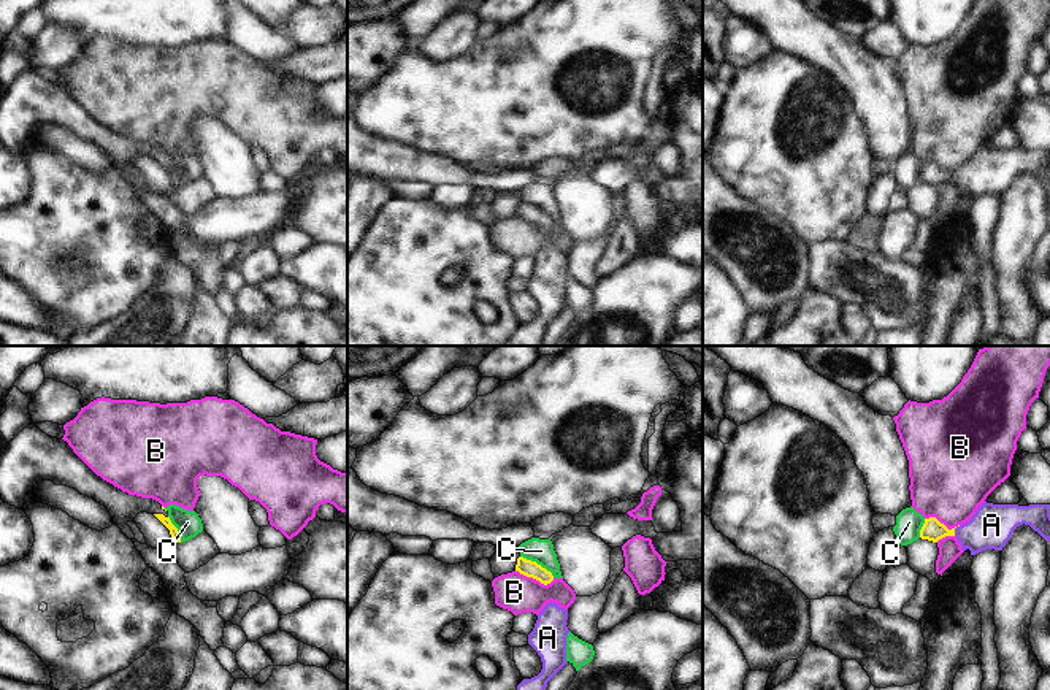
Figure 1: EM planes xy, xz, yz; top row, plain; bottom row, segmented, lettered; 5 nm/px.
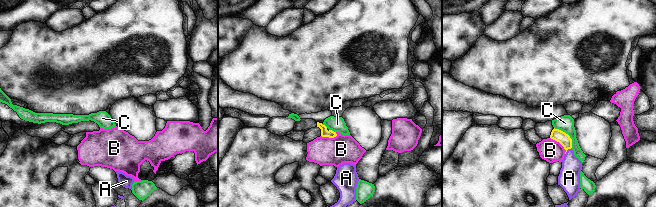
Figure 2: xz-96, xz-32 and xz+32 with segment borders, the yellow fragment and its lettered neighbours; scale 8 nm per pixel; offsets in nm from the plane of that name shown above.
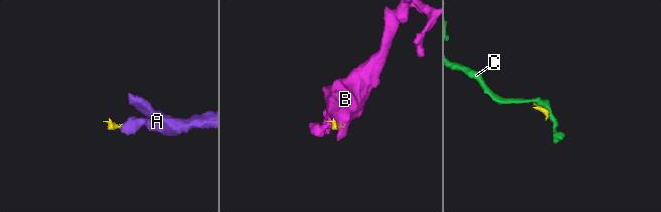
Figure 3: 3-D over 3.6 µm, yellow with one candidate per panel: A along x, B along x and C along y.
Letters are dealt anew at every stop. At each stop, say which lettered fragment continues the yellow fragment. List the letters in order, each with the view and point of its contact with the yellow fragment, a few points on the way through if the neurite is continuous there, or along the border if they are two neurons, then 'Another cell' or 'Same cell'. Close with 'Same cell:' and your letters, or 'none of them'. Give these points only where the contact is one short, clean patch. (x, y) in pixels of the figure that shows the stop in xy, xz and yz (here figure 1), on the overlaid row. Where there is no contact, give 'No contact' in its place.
A: Touches yellow at yz (954, 530). Path across: yz (933, 530), (954, 530), (985, 530), (992, 525). Same cell
B: Touches yellow at xz (535, 578). Boundary: xz (516, 570), (544, 584), (554, 579). Another cell
C: Touches yellow at xz (536, 563). Boundary: xz (521, 555), (535, 560), (554, 576). Another cell
Same cell: A.

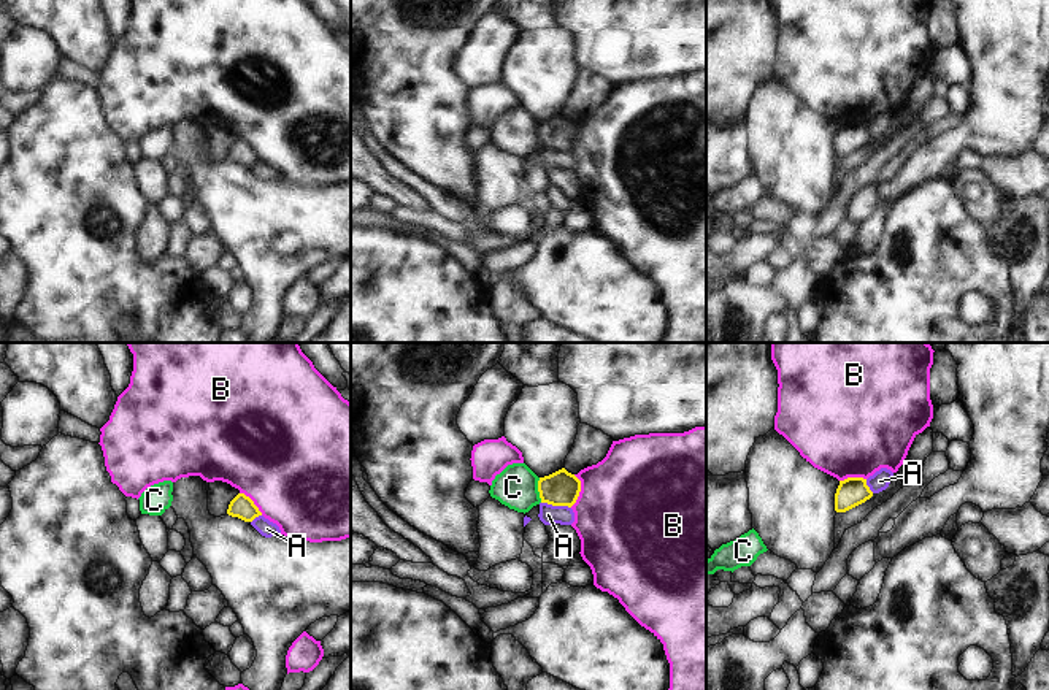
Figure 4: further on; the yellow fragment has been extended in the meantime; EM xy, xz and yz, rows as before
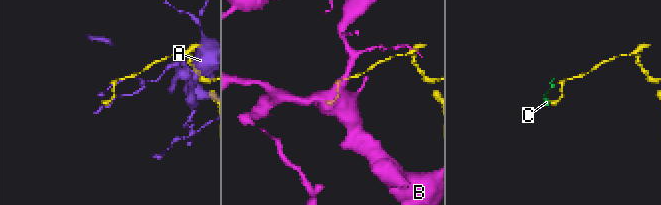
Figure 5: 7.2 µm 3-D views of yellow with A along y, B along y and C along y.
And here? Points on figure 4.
A: Touches yellow at xz (556, 505). Another cell
B: Touches yellow at xz (580, 490). Another cell
C: Touches yellow at xz (538, 490). Boundary: xz (538, 478), (538, 497), (541, 502). Another cell
Same cell: none of them.

